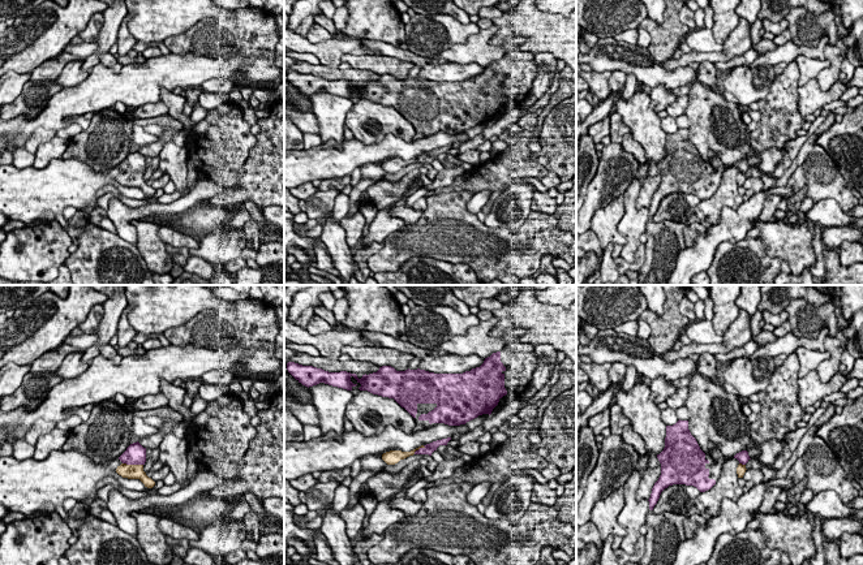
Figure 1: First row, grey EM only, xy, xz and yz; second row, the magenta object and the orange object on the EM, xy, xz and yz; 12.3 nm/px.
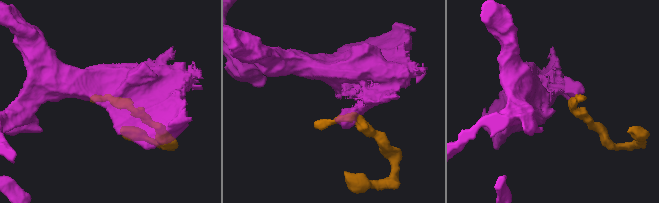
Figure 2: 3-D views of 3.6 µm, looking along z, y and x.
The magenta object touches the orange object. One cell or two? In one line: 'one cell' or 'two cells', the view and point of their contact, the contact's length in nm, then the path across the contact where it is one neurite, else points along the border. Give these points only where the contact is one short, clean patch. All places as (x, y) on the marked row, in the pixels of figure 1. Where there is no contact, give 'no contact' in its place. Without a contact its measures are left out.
one cell | xy (133, 464) | 260 nm | across xy (134, 454), (133, 464), (132, 471)

